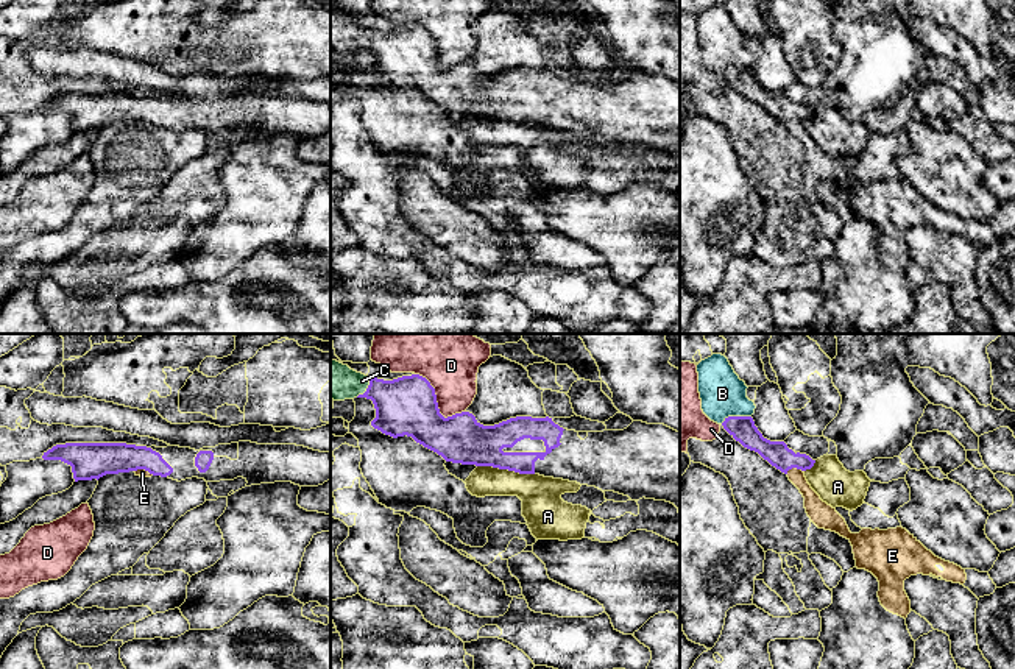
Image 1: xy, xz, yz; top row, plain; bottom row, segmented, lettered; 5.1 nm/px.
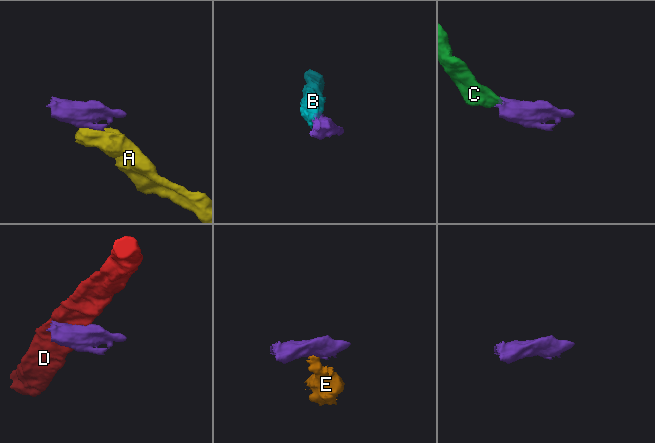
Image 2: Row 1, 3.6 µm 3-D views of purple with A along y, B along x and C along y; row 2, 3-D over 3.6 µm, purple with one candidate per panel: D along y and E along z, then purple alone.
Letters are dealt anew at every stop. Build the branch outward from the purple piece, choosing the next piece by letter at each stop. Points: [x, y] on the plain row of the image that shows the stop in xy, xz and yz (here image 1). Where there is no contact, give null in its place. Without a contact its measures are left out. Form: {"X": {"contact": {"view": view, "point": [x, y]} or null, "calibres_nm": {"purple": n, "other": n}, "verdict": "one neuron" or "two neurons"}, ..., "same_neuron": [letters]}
{"A": {"contact": {"view": "xz", "point": [505, 119]}, "calibres_nm": {"purple": 240, "other": 200}, "verdict": "two neurons"}, "B": {"contact": {"view": "yz", "point": [735, 67]}, "calibres_nm": {"purple": 130, "other": 240}, "verdict": "two neurons"}, "C": {"contact": {"view": "xz", "point": [367, 39]}, "calibres_nm": {"purple": 300, "other": 200}, "verdict": "one neuron"}, "D": {"contact": {"view": "xz", "point": [437, 53]}, "calibres_nm": {"purple": 300, "other": 240}, "verdict": "two neurons"}, "E": {"contact": {"view": "yz", "point": [794, 117]}, "calibres_nm": {"purple": 130, "other": 110}, "verdict": "two neurons"}, "same_neuron": ["C"]}

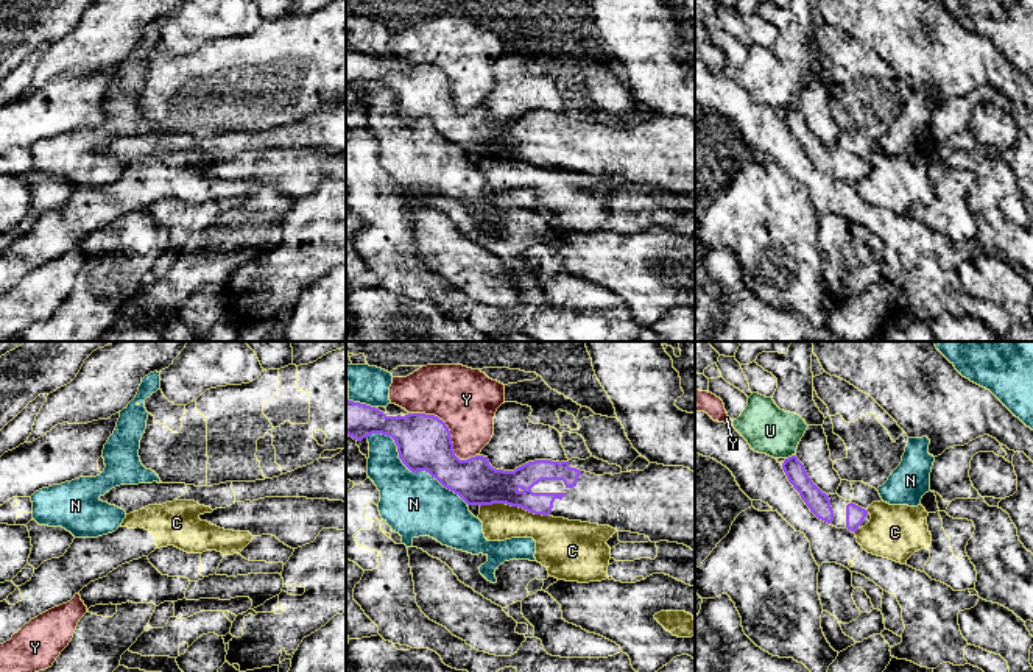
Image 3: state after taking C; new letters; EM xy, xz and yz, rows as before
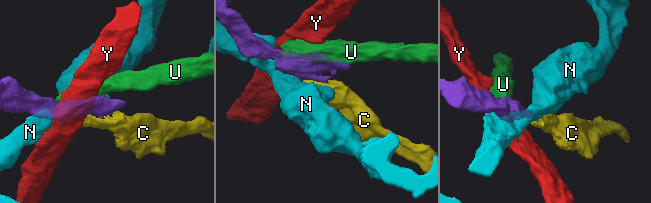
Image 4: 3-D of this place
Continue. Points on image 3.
{"C": {"contact": {"view": "xz", "point": [514, 156]}, "calibres_nm": {"purple": 220, "other": 190}, "verdict": "two neurons"}, "N": {"contact": {"view": "xz", "point": [412, 122]}, "calibres_nm": {"purple": 280, "other": 340}, "verdict": "two neurons"}, "U": {"contact": {"view": "yz", "point": [789, 108]}, "calibres_nm": {"purple": 110, "other": 240}, "verdict": "two neurons"}, "Y": {"contact": {"view": "xz", "point": [449, 83]}, "calibres_nm": {"purple": 280, "other": 320}, "verdict": "two neurons"}, "same_neuron": []}

